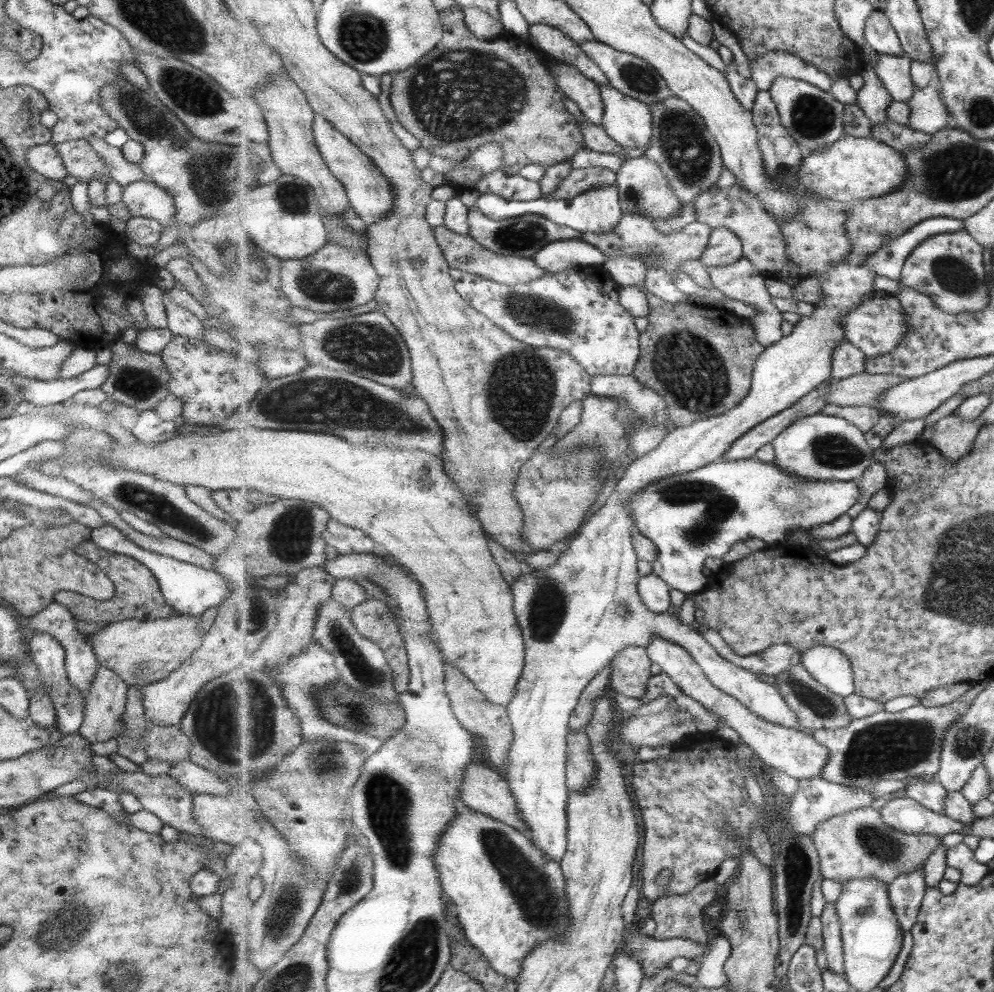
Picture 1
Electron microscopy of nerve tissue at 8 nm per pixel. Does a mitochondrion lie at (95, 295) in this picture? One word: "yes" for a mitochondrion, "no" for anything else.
no

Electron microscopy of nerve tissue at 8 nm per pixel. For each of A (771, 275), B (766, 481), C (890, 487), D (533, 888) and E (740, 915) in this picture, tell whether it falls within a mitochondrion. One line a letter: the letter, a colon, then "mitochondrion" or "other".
A: other
B: other
C: other
D: mitochondrion
E: mitochondrion

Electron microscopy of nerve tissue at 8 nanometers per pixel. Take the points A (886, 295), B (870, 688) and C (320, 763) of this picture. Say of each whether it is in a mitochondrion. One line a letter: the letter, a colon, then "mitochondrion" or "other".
A: other
B: other
C: mitochondrion

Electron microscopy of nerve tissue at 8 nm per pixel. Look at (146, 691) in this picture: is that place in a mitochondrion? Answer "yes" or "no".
no

